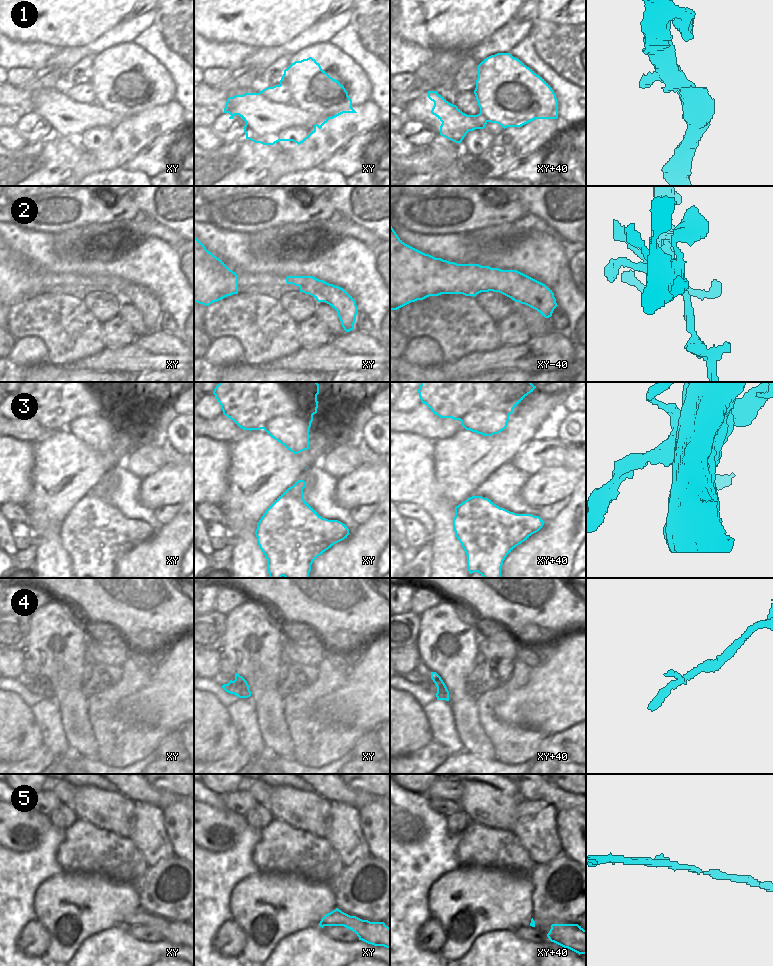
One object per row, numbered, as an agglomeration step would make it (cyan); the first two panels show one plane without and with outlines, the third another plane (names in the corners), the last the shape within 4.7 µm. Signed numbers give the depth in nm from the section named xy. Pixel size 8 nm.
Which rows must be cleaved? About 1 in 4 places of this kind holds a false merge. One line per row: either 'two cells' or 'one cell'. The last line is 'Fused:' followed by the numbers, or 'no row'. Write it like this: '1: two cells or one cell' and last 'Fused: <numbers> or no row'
1: one cell
2: two cells
3: two cells
4: one cell
5: one cell
Fused: 2, 3

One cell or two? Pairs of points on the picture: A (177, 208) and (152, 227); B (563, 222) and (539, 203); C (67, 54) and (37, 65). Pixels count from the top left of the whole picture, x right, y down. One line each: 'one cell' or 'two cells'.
A: two cells
B: one cell
C: one cell

